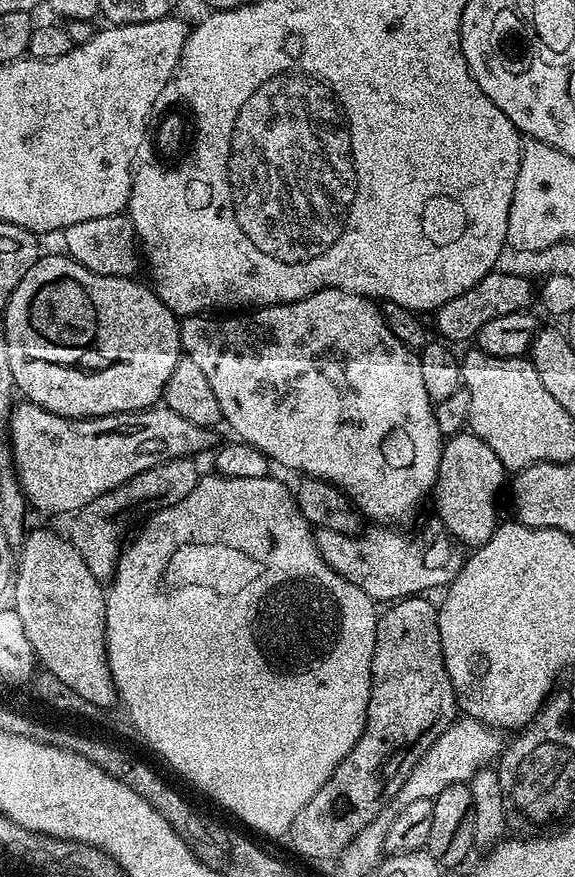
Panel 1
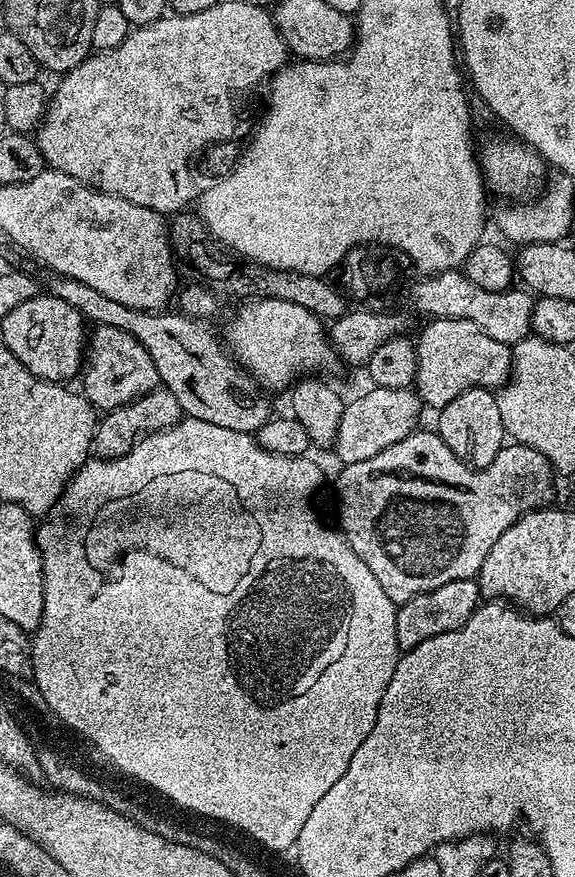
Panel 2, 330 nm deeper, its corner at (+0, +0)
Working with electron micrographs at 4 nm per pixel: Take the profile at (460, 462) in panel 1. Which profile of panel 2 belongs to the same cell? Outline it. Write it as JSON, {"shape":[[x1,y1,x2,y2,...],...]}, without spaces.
{"shape":[[471,388,454,402,450,402,444,408,439,409,434,425,435,431,454,450,454,454,464,464,472,468,485,468,498,458,500,449,506,443,506,433,502,426,502,414,498,414,498,402,496,401,496,392,487,388]]}

